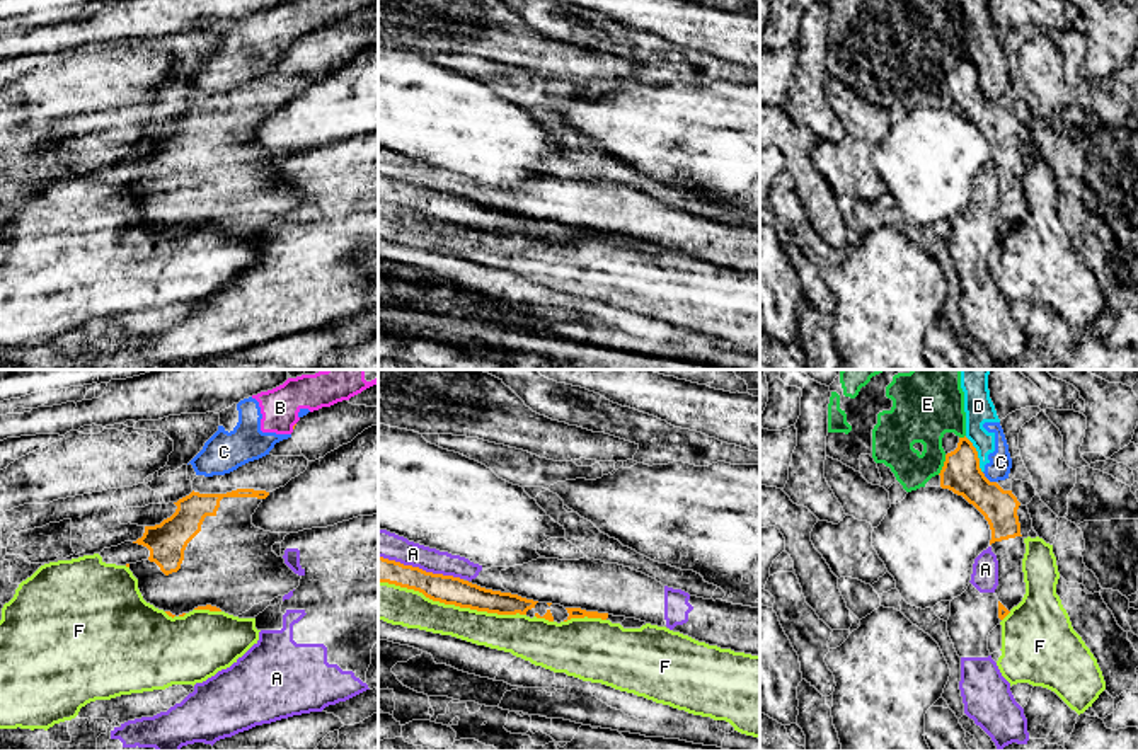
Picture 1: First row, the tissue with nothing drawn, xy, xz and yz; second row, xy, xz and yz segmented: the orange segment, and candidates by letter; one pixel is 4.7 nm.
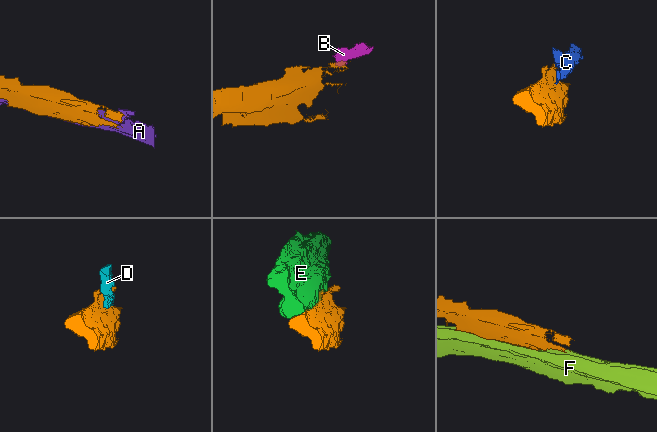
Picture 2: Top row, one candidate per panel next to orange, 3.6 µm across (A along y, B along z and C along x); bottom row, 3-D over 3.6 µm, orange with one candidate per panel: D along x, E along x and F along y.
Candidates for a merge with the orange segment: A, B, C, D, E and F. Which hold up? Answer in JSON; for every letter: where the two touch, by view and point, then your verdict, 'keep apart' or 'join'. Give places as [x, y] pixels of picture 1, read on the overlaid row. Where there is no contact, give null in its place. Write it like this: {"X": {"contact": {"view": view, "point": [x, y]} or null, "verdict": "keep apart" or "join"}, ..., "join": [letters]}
{"A": {"contact": {"view": "xz", "point": [421, 569]}, "verdict": "keep apart"}, "B": {"contact": {"view": "xy", "point": [293, 426]}, "verdict": "keep apart"}, "C": {"contact": {"view": "yz", "point": [987, 479]}, "verdict": "keep apart"}, "D": {"contact": {"view": "yz", "point": [977, 455]}, "verdict": "keep apart"}, "E": {"contact": {"view": "yz", "point": [944, 465]}, "verdict": "keep apart"}, "F": {"contact": {"view": "xz", "point": [452, 603]}, "verdict": "keep apart"}, "join": []}

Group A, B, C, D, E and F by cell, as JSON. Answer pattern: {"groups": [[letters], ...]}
{"groups": [["A"], ["B", "C", "D"], ["E"], ["F"]]}

